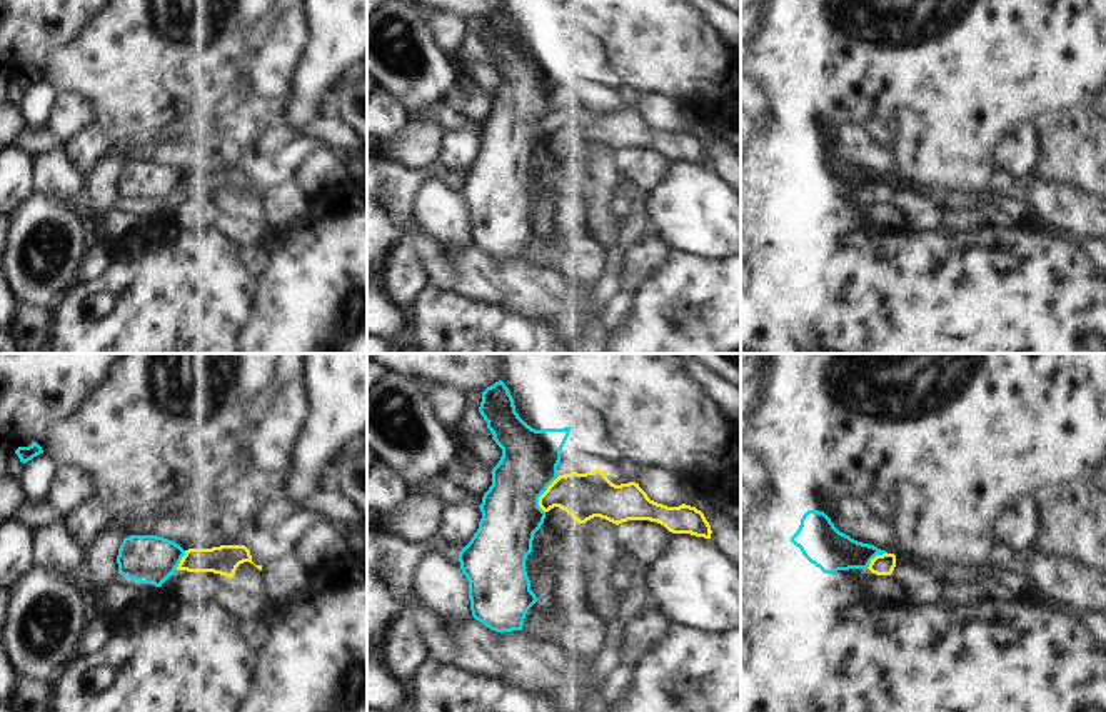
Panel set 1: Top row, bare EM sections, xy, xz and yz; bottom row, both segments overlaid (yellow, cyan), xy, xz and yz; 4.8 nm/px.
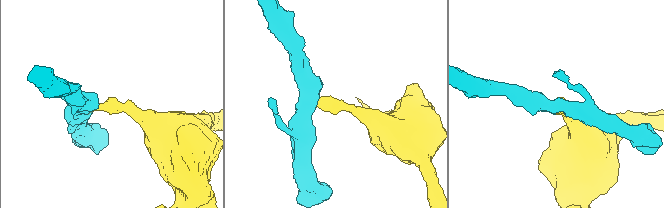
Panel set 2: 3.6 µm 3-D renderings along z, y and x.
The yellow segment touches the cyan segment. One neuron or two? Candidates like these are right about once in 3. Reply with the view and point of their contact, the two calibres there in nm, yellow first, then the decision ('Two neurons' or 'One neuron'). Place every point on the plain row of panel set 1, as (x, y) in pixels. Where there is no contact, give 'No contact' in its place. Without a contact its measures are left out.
Touches yellow at xz (542, 120). Thickness 220 nm (yellow) against 280 nm. Two neurons.

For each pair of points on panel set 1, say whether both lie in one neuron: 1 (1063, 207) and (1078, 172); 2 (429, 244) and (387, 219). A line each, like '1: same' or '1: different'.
1: different
2: different

